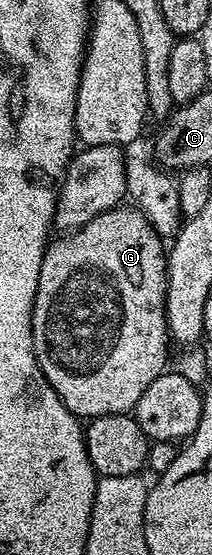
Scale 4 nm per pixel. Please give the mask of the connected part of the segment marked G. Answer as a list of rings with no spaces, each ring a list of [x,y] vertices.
[[[118,204],[112,210],[103,212],[92,218],[87,224],[83,224],[78,230],[70,230],[60,235],[61,239],[50,241],[45,248],[43,264],[39,272],[39,288],[33,301],[33,351],[37,357],[39,368],[43,376],[55,388],[59,400],[70,412],[76,414],[78,419],[92,420],[99,416],[111,416],[112,414],[129,414],[139,404],[139,396],[151,388],[151,380],[166,373],[165,361],[169,358],[169,325],[165,319],[165,264],[167,250],[162,239],[153,229],[148,219],[141,211],[129,204]]]

